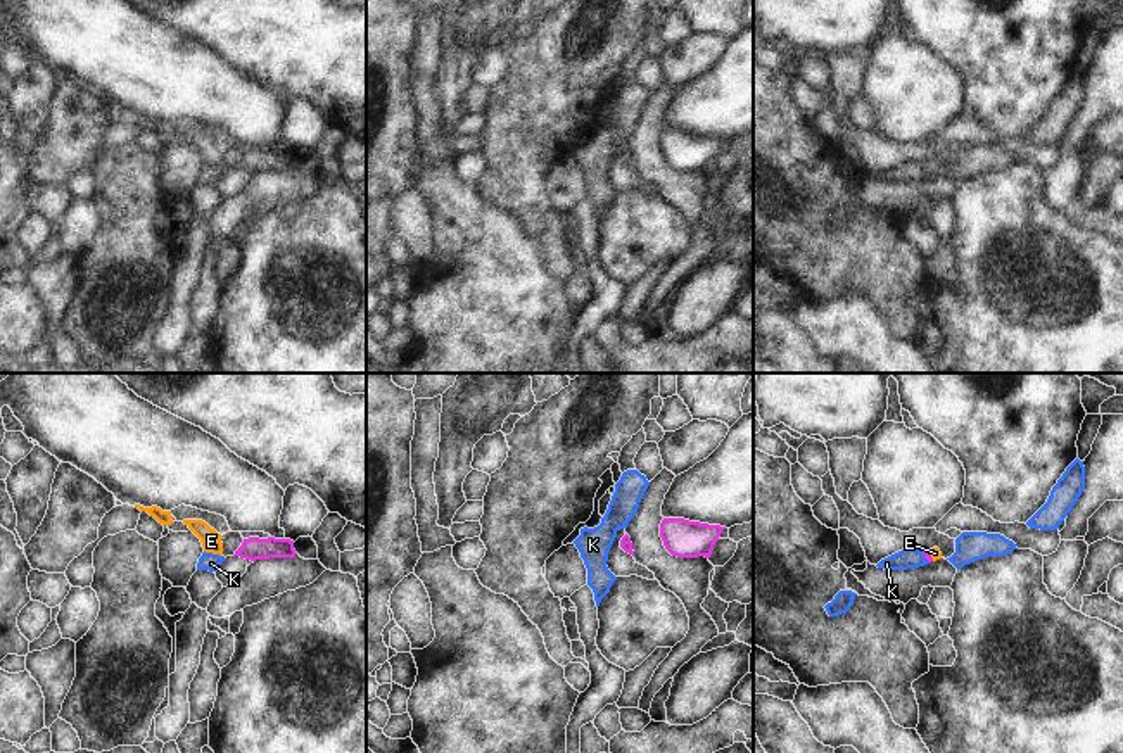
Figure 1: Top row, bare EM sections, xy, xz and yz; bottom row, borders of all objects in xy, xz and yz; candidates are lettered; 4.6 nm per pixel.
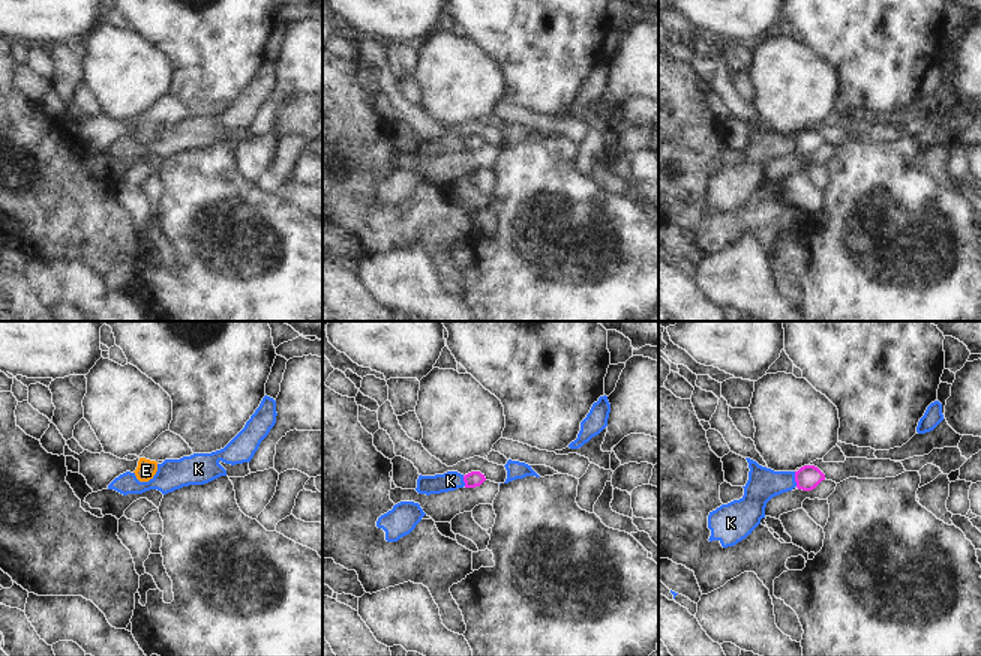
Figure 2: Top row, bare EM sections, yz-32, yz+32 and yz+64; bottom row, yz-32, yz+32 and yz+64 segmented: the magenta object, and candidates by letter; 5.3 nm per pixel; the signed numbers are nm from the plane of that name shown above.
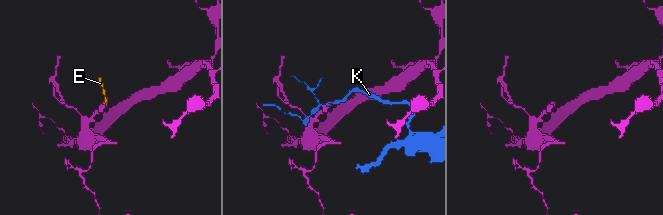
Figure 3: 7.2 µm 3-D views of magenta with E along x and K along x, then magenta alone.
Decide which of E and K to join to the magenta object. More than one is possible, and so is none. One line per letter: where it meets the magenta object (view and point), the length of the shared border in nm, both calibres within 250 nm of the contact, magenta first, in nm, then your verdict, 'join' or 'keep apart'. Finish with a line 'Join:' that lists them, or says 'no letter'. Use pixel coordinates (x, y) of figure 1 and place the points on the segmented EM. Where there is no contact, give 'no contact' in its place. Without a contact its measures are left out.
E: yz (930, 555) | 60 nm | 40/50 nm | join
K: yz (925, 556) | 70 nm | 40/100 nm | keep apart
Join: E

